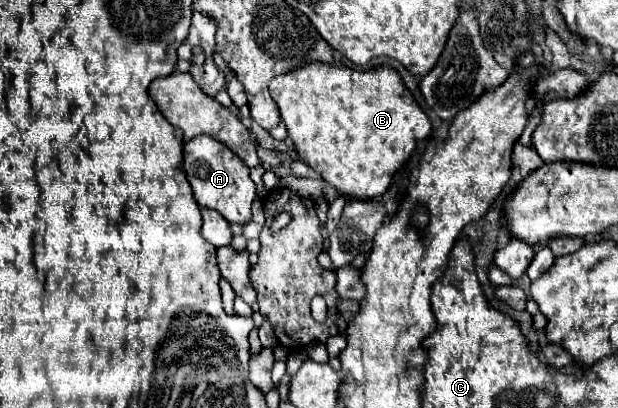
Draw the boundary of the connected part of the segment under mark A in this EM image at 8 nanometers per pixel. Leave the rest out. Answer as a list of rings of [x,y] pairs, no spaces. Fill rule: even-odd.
[[[197,136],[183,146],[183,168],[193,188],[195,200],[203,208],[217,210],[225,220],[245,224],[251,220],[251,204],[255,200],[255,182],[249,176],[249,168],[239,156],[235,156],[225,144],[211,136]]]

